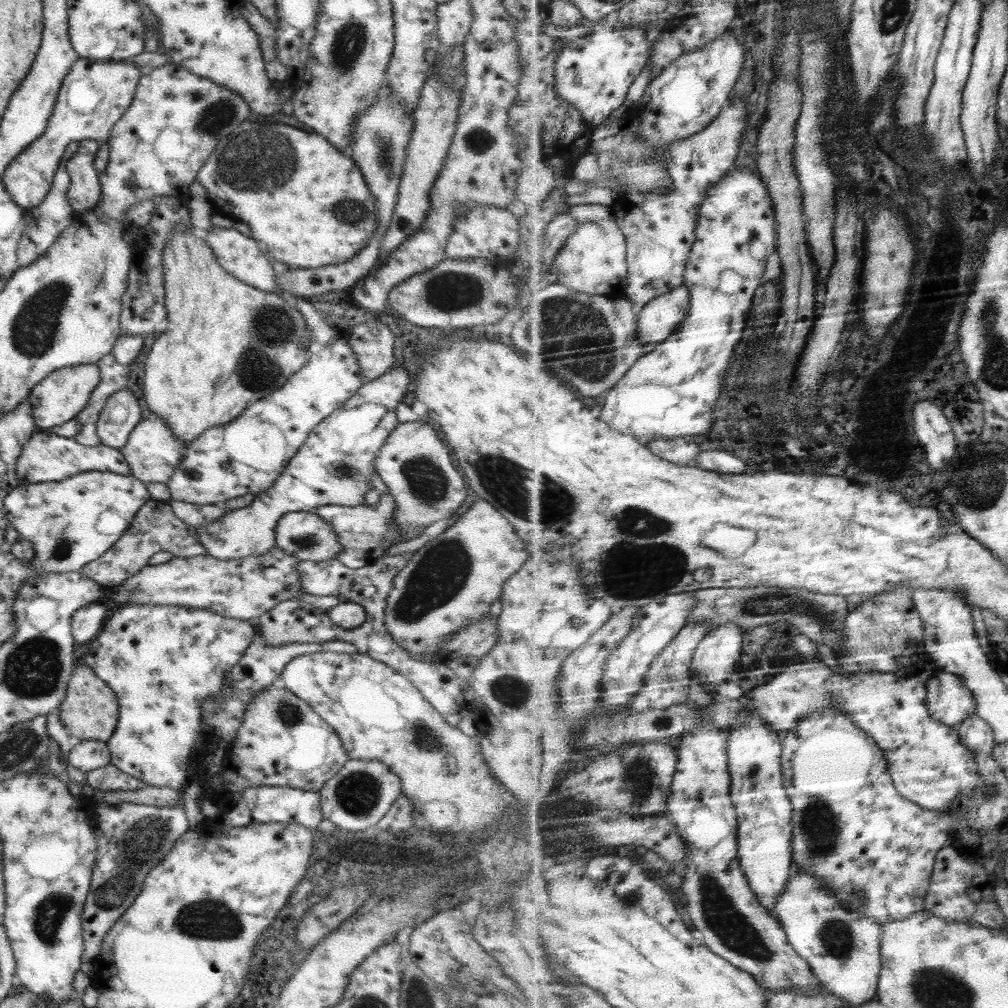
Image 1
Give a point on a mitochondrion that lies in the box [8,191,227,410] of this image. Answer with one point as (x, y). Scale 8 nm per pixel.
(33, 333)

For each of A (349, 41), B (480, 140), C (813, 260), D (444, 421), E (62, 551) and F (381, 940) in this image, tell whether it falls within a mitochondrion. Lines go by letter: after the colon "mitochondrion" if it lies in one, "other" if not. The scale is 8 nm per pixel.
A: mitochondrion
B: mitochondrion
C: other
D: other
E: mitochondrion
F: other

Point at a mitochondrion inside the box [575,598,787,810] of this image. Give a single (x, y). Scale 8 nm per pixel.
(639, 779)

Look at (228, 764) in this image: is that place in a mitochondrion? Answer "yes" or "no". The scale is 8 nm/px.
no

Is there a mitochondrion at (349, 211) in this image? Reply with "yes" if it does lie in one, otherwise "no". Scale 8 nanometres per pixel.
yes

